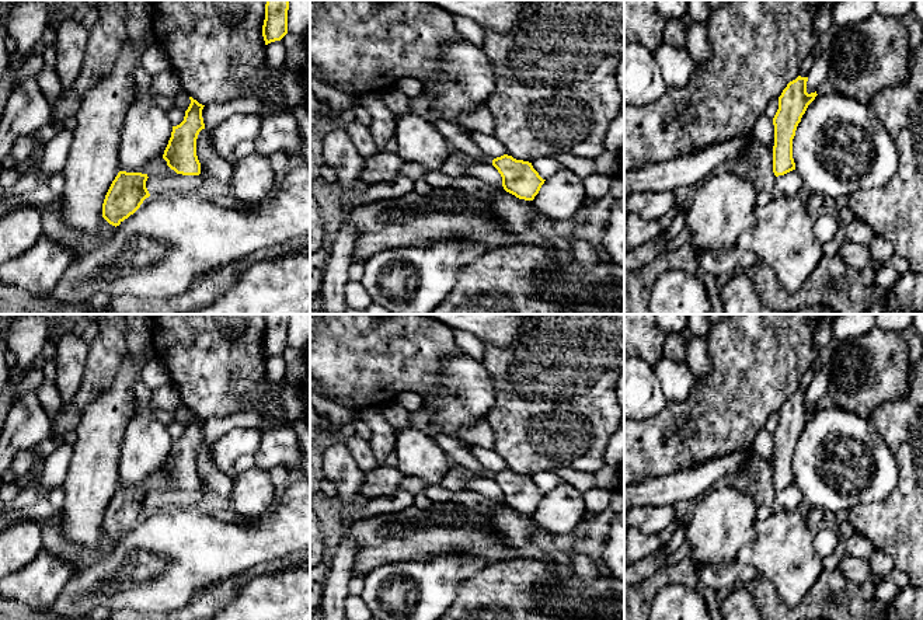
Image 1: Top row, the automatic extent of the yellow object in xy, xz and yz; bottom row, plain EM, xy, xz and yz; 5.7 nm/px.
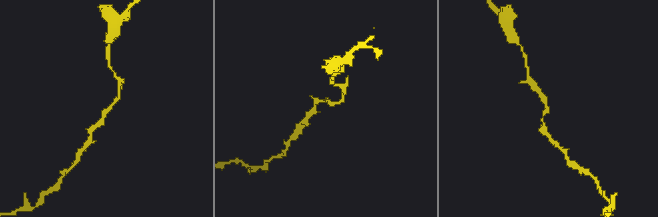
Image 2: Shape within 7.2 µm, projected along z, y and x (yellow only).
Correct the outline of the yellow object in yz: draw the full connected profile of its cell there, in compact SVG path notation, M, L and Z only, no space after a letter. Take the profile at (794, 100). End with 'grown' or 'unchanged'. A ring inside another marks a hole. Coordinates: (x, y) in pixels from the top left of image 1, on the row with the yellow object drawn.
M798 76L787 84L779 97L779 109L773 118L773 173L776 177L795 170L793 139L808 105L818 95L816 91L811 94L807 93L807 81L808 77Z; unchanged

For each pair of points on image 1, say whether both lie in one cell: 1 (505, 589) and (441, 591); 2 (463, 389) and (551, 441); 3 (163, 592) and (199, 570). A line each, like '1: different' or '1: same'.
1: different
2: different
3: same

